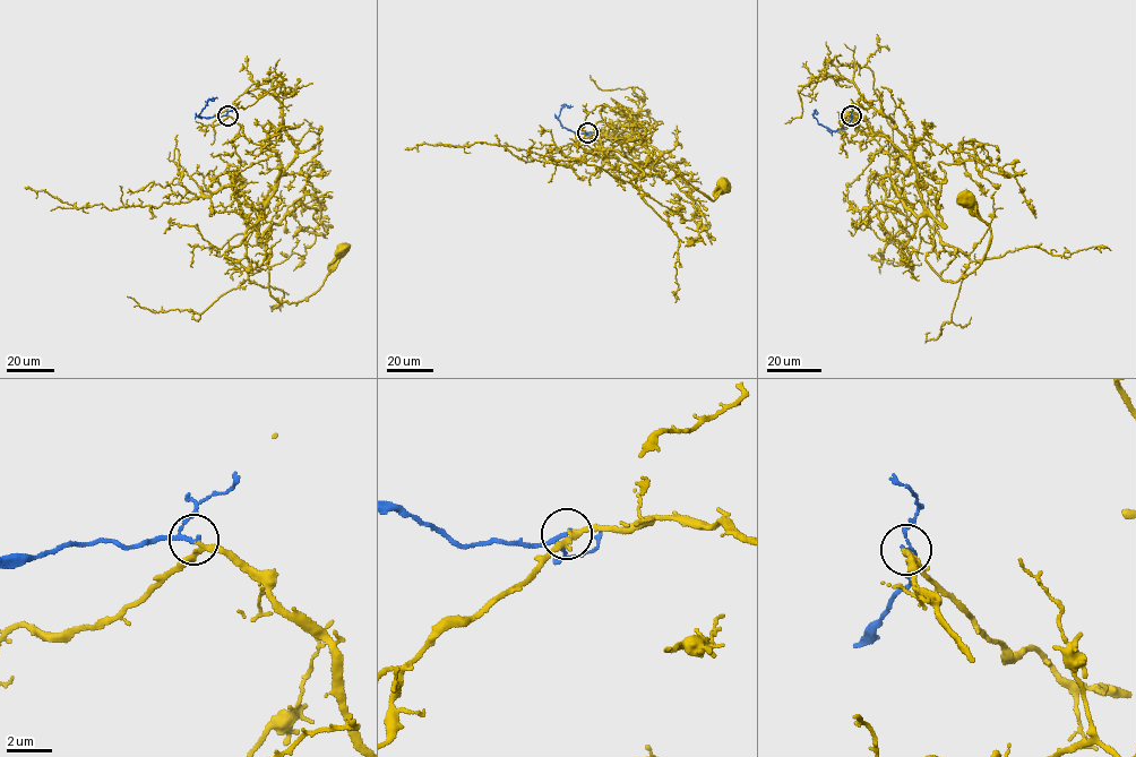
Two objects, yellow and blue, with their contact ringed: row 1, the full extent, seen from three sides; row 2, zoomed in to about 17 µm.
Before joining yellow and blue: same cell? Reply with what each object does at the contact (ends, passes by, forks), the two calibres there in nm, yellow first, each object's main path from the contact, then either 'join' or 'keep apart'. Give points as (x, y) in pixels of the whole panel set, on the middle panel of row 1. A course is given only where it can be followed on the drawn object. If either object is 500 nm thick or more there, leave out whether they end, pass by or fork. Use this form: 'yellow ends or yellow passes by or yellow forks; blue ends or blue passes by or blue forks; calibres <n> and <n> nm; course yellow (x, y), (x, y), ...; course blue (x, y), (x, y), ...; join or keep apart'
yellow passes by; blue passes by; calibres 190 and 150 nm; course yellow (587, 132), (603, 130), (637, 140), (648, 157), (638, 166), (650, 161), (653, 149), (711, 200), (722, 186); course blue (587, 132), (567, 129), (558, 119), (564, 105), (573, 106); join

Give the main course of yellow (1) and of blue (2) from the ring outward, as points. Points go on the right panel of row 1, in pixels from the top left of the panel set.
1: (851, 117), (910, 161), (934, 218), (926, 261), (943, 280), (966, 276), (988, 247), (989, 226), (965, 200)
2: (851, 115), (846, 127), (833, 131), (819, 125), (812, 115), (815, 110)

